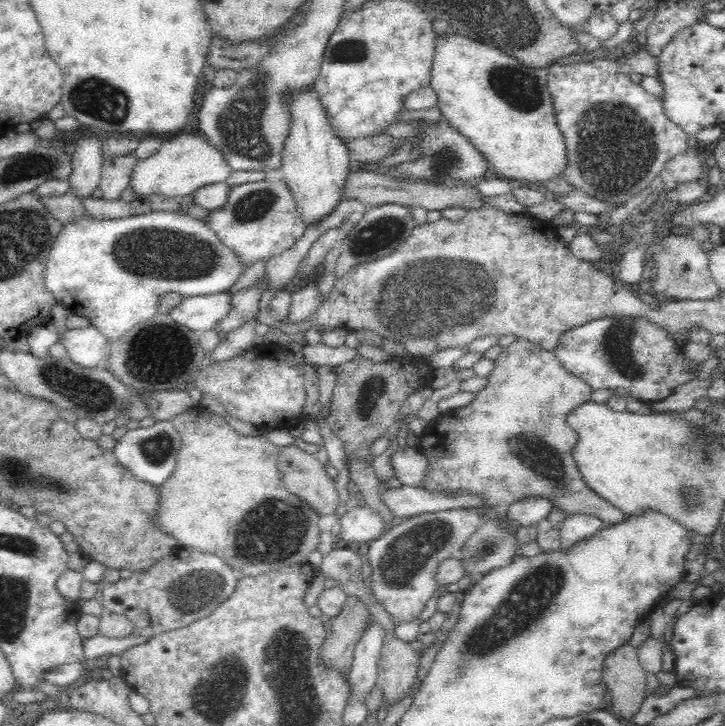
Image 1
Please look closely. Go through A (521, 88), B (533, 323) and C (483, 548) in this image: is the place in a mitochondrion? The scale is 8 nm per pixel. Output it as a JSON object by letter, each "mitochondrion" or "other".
{"A":"mitochondrion","B":"other","C":"mitochondrion"}

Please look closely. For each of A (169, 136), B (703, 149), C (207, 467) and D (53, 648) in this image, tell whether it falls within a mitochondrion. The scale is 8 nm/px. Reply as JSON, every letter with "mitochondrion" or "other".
{"A":"other","B":"other","C":"other","D":"other"}

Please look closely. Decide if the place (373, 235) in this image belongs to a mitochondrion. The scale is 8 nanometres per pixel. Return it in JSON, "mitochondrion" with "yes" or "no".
{"mitochondrion":"yes"}

